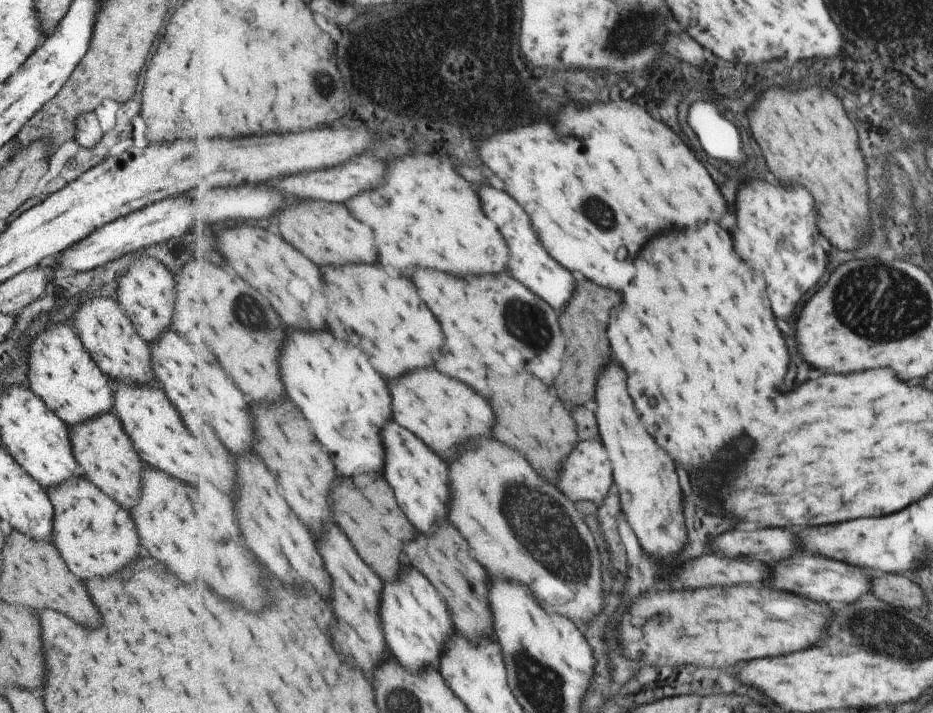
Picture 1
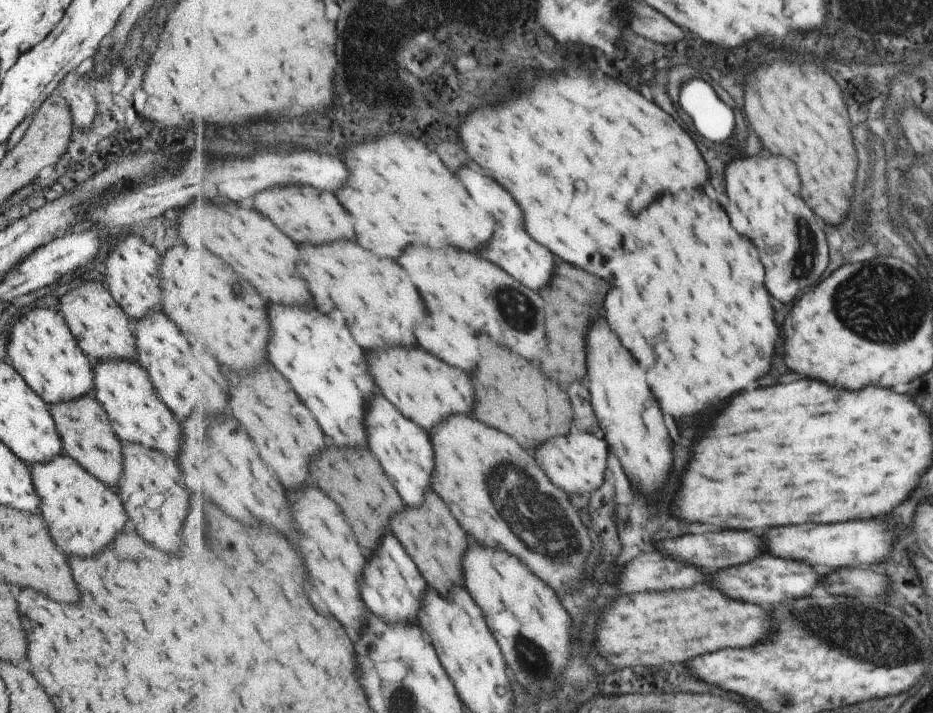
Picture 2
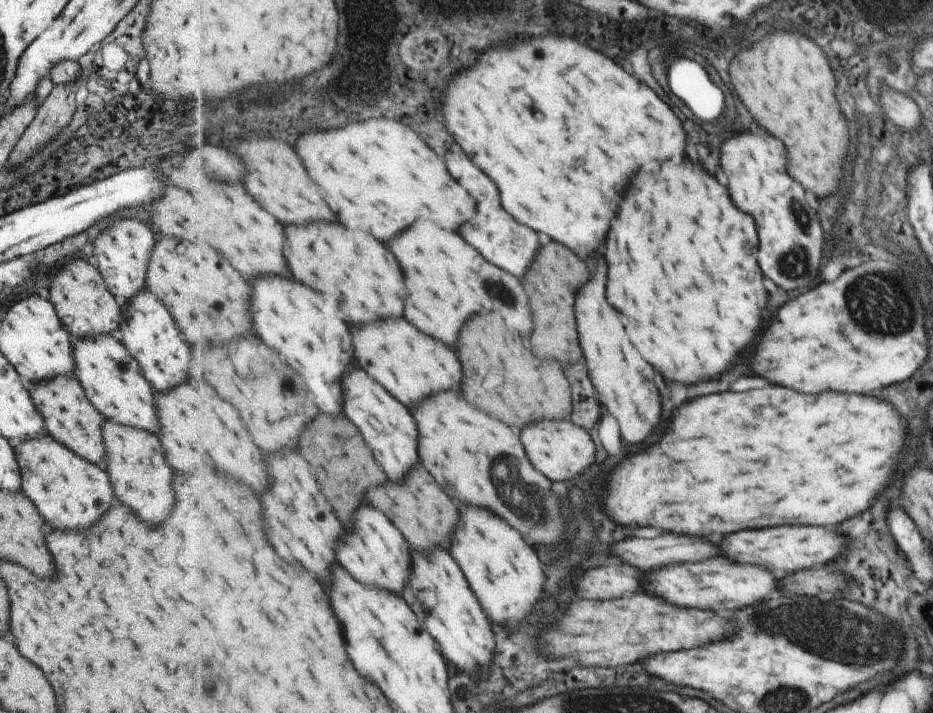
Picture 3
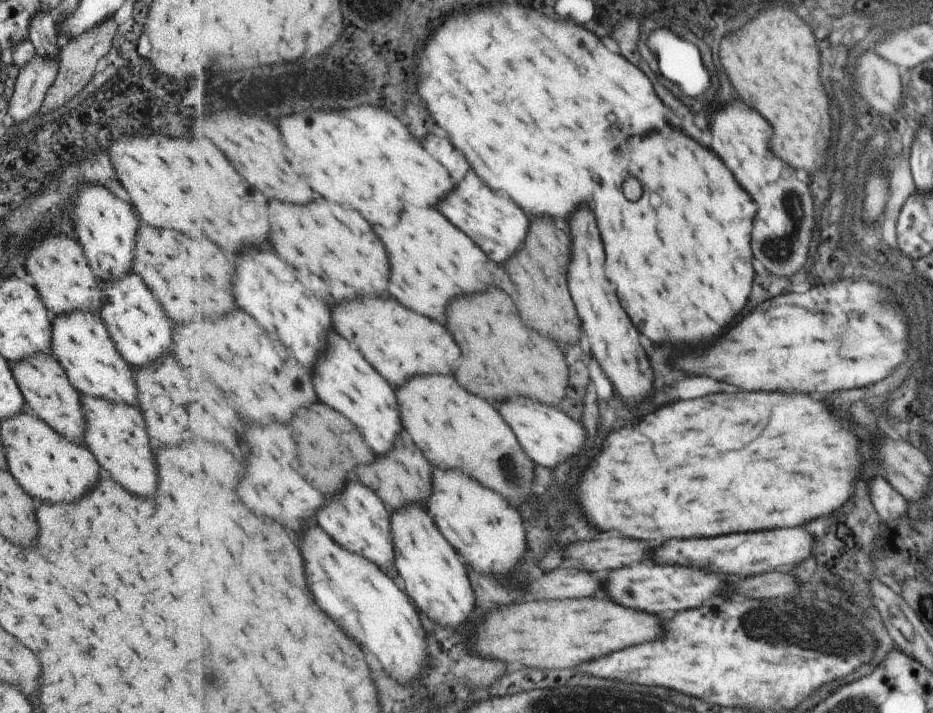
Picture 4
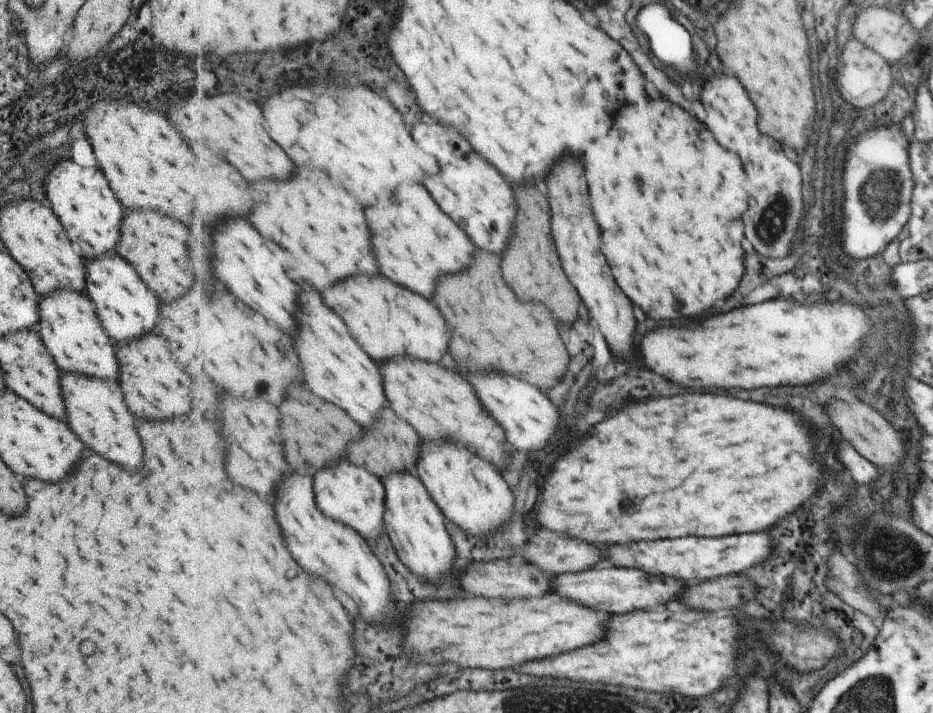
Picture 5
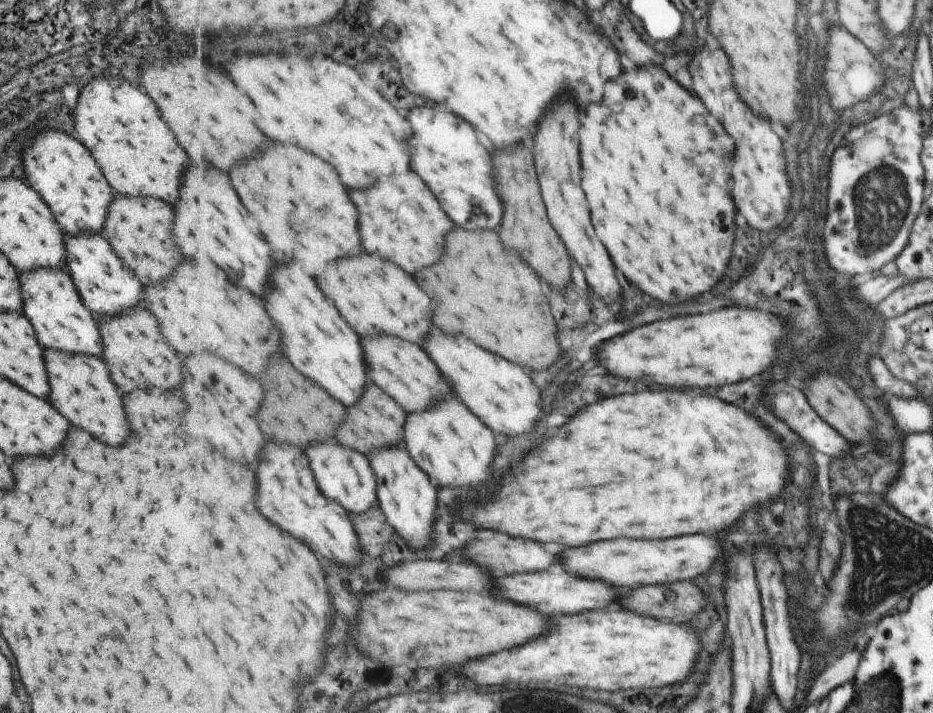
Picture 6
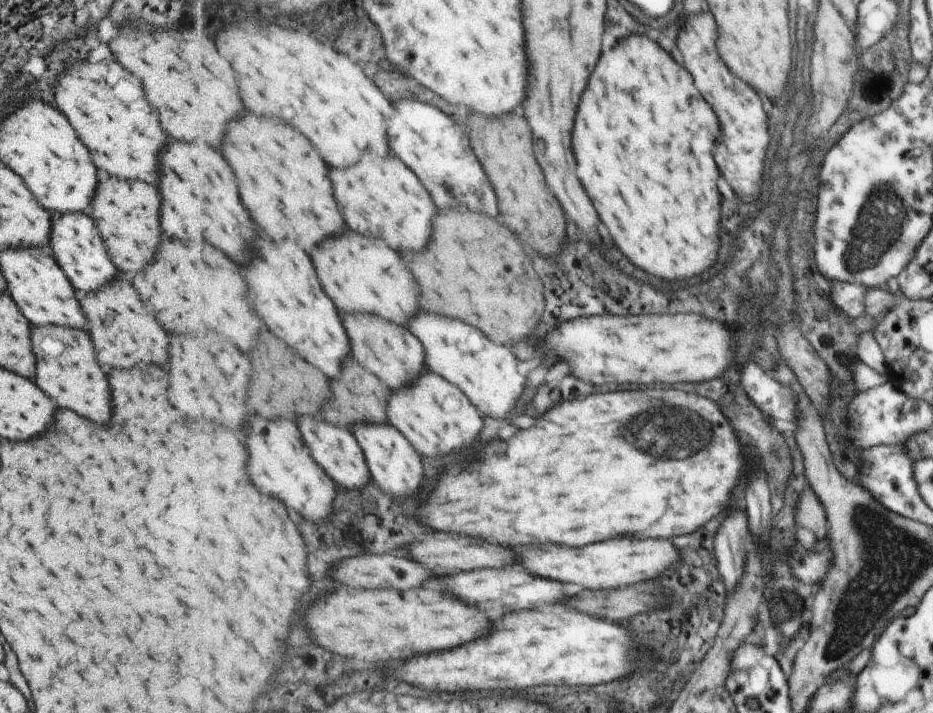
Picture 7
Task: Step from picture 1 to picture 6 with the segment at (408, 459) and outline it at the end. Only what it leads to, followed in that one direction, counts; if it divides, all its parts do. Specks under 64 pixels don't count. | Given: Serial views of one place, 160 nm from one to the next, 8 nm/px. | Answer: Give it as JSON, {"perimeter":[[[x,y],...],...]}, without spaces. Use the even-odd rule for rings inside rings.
{"perimeter":[[[301,264],[277,266],[269,280],[267,310],[279,326],[281,344],[285,356],[299,368],[305,376],[311,376],[317,384],[323,384],[337,400],[351,406],[363,394],[367,384],[367,364],[361,348],[361,338],[355,330],[343,320],[339,310],[325,298],[317,282],[303,270]]]}

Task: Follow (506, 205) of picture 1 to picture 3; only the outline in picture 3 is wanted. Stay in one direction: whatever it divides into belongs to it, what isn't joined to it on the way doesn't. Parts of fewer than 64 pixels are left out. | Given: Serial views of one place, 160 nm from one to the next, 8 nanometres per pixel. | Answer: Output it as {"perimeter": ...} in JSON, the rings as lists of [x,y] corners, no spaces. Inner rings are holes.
{"perimeter":[[[449,152],[447,154],[447,168],[449,172],[461,182],[467,184],[467,190],[477,200],[479,200],[479,212],[473,219],[467,221],[467,226],[463,226],[463,238],[469,244],[475,244],[475,248],[479,248],[479,252],[483,252],[483,256],[487,256],[487,260],[491,260],[493,264],[501,266],[503,270],[524,278],[526,272],[531,268],[541,240],[537,236],[535,230],[531,230],[529,226],[523,226],[521,222],[517,222],[503,206],[501,206],[501,196],[499,196],[499,188],[495,186],[495,182],[473,164],[473,160],[465,154],[465,152]]]}

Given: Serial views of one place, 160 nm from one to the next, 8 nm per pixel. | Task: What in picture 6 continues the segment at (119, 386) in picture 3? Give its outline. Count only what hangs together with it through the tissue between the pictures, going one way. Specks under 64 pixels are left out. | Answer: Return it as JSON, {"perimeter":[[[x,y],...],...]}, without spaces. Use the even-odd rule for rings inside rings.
{"perimeter":[[[37,267],[17,272],[21,308],[34,330],[41,348],[57,349],[66,353],[101,354],[101,340],[93,313],[85,308],[69,275],[55,267]]]}

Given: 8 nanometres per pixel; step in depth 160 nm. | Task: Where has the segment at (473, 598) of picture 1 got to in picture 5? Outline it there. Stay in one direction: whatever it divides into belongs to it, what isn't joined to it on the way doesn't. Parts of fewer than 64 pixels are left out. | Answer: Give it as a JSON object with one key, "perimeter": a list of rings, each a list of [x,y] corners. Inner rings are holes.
{"perimeter":[[[391,406],[383,408],[374,423],[368,430],[363,428],[363,432],[360,441],[355,441],[351,446],[351,456],[347,456],[353,464],[369,468],[381,480],[393,471],[415,471],[423,438],[410,422],[395,412],[395,409]]]}

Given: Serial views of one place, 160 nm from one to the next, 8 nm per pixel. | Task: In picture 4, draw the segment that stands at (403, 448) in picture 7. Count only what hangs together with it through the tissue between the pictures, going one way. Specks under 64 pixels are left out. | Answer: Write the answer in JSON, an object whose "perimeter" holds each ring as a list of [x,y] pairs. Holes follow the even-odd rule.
{"perimeter":[[[411,503],[402,509],[391,510],[390,521],[396,554],[394,565],[405,580],[407,594],[441,626],[459,628],[465,624],[475,608],[475,592],[459,554],[441,534],[429,508],[421,503]]]}

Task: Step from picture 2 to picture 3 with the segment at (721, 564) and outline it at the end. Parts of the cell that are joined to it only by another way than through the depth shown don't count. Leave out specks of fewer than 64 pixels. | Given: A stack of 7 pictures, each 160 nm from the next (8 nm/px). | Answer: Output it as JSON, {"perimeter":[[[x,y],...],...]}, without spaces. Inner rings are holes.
{"perimeter":[[[663,534],[653,540],[649,538],[633,538],[633,540],[620,540],[610,546],[611,556],[619,557],[624,563],[634,566],[642,572],[653,572],[670,564],[679,562],[699,562],[707,560],[719,554],[719,550],[705,542],[703,538],[687,538],[687,536],[675,536],[675,534]]]}

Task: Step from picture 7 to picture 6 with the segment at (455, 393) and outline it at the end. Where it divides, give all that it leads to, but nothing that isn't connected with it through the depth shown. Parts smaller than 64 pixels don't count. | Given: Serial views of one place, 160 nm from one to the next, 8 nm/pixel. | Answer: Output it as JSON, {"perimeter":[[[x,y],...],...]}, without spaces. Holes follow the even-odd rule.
{"perimeter":[[[455,393],[439,399],[432,407],[407,414],[403,443],[411,456],[437,485],[481,490],[491,480],[491,464],[497,450],[494,430],[489,428]]]}

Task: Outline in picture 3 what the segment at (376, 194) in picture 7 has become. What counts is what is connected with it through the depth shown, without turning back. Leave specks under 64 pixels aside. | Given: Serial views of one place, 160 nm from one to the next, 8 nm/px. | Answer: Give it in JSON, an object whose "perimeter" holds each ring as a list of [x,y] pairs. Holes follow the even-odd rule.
{"perimeter":[[[419,222],[393,240],[393,252],[399,264],[403,264],[403,274],[409,270],[405,316],[415,322],[417,328],[423,328],[425,332],[431,332],[439,336],[439,340],[447,340],[447,344],[453,346],[461,326],[469,316],[491,312],[491,306],[497,306],[507,324],[511,324],[513,332],[519,332],[521,336],[529,336],[533,332],[529,296],[522,279],[485,260],[477,248],[463,240],[459,232],[443,230],[433,222]],[[421,312],[433,316],[427,316],[427,322],[421,322]],[[441,314],[447,320],[443,330],[439,328]]]}

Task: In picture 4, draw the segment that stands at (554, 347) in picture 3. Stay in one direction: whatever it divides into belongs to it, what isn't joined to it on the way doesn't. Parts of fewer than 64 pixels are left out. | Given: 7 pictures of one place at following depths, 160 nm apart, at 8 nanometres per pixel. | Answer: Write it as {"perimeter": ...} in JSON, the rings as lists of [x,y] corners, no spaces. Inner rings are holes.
{"perimeter":[[[551,216],[533,218],[529,236],[511,260],[505,262],[505,268],[515,282],[517,292],[523,296],[519,300],[519,310],[523,316],[531,320],[531,324],[539,324],[543,332],[553,332],[559,344],[575,344],[581,338],[581,320],[568,283],[571,238],[555,224],[557,222]]]}

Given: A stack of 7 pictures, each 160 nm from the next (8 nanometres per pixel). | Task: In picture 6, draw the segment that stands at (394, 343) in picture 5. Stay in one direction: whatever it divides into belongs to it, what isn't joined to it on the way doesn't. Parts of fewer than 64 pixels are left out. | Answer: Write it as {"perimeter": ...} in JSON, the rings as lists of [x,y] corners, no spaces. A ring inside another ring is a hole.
{"perimeter":[[[361,252],[353,258],[331,260],[323,276],[319,276],[319,286],[327,292],[327,298],[335,302],[339,312],[347,316],[347,322],[361,334],[395,334],[405,340],[423,344],[423,338],[433,328],[433,300],[425,290],[407,274],[399,264]]]}

